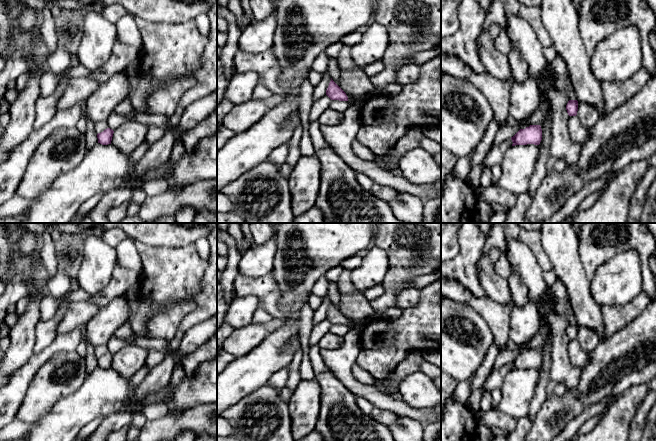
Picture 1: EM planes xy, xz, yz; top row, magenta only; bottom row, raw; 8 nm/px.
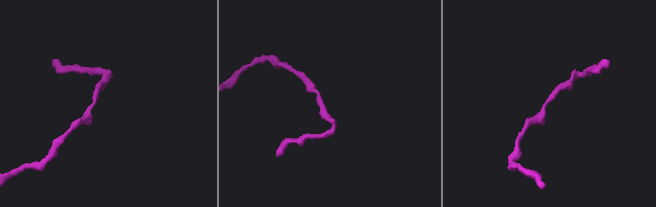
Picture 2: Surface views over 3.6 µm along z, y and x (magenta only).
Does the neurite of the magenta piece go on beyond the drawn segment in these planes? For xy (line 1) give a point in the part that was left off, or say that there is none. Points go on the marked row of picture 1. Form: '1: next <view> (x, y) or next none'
1: next none

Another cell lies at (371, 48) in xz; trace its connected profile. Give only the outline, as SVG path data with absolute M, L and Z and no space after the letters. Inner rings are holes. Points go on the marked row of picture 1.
M373 22L362 31L362 39L351 47L351 56L361 69L382 60L389 44L387 28L377 22Z

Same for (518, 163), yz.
M534 144L508 148L500 163L502 174L496 185L516 196L528 192L539 152L539 145Z

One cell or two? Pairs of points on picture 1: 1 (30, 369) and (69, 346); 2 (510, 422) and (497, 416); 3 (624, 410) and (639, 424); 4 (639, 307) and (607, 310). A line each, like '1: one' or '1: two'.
1: one
2: one
3: two
4: one

